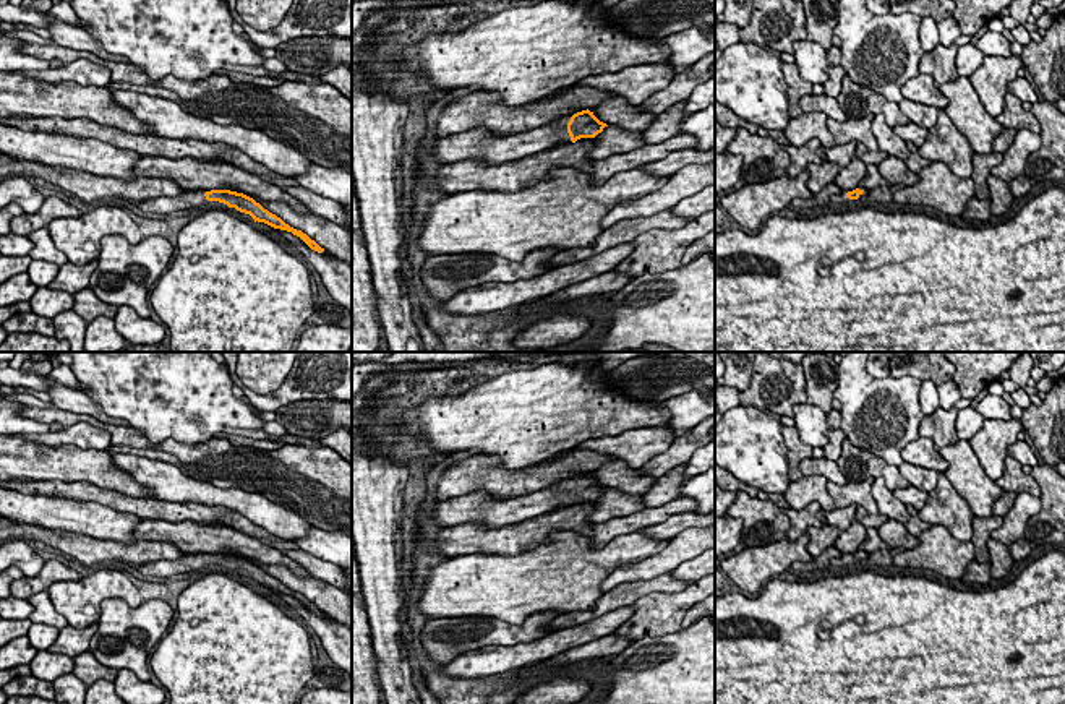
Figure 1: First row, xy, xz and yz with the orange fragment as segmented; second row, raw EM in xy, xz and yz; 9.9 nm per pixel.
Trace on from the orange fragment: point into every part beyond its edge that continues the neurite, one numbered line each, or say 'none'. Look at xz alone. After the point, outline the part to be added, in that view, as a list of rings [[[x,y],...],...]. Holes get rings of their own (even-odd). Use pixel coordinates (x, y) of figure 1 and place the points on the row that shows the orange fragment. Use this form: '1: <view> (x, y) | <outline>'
1: xz (477, 145) | [[[561,117],[533,130],[498,136],[488,128],[475,128],[433,143],[431,156],[443,165],[483,161],[488,165],[527,157],[553,146],[569,144],[567,118]]]

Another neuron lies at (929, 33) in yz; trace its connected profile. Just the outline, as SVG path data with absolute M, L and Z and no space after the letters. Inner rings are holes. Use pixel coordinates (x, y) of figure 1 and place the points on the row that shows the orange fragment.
M930 16L922 18L919 39L924 52L932 52L939 45L940 39L937 21Z

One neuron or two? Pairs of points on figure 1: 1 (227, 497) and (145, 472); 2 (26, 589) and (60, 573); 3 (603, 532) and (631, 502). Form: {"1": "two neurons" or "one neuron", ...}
{"1": "one neuron", "2": "one neuron", "3": "two neurons"}

